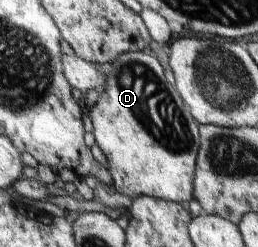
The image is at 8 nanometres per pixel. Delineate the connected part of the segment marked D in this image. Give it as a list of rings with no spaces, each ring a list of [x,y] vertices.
[[[129,52],[111,63],[100,64],[105,73],[105,89],[97,103],[89,109],[95,141],[106,157],[106,168],[113,178],[113,187],[135,202],[139,197],[152,196],[186,205],[196,197],[196,171],[201,149],[200,123],[193,117],[177,87],[167,79],[163,65],[151,55]]]

